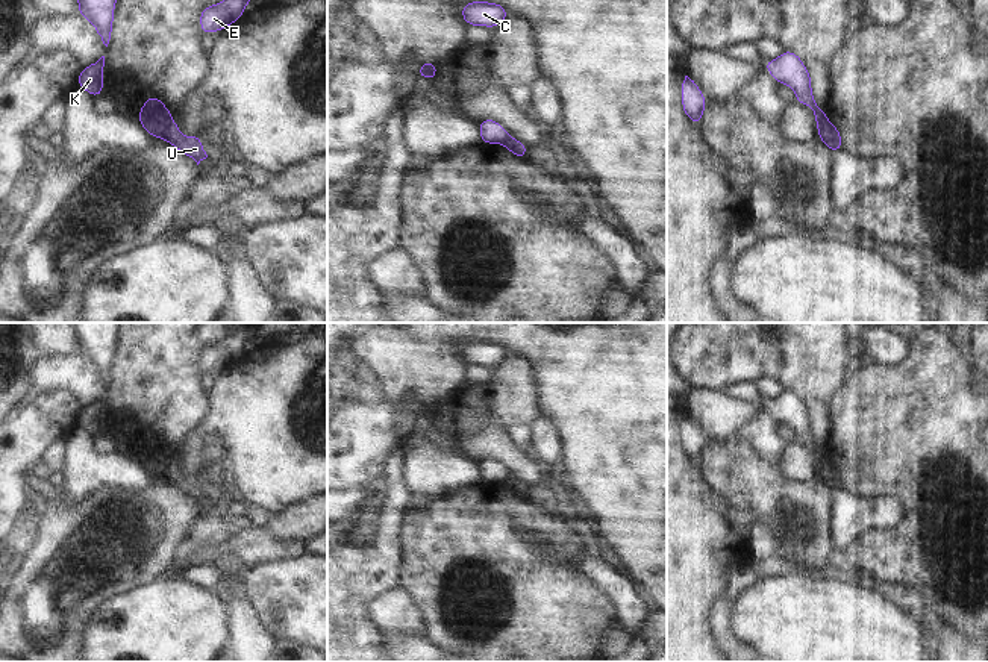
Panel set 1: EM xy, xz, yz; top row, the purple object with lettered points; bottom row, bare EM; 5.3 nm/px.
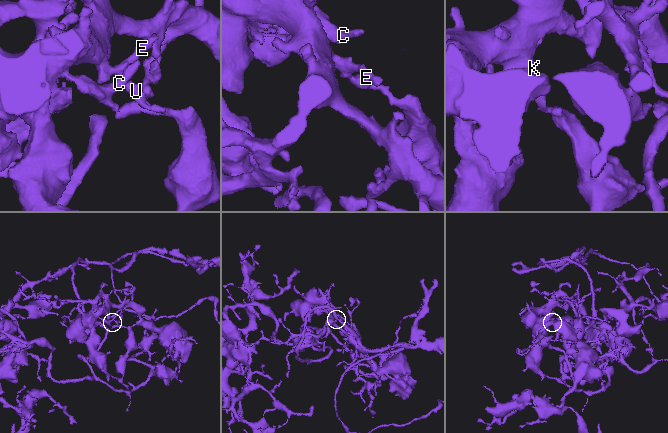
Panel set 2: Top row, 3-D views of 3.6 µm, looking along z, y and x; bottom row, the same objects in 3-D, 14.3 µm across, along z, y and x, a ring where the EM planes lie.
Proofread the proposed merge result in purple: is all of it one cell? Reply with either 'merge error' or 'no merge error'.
merge error

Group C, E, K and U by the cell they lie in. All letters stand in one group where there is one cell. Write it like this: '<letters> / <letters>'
C E K / U

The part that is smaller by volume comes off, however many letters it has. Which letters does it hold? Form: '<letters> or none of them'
U

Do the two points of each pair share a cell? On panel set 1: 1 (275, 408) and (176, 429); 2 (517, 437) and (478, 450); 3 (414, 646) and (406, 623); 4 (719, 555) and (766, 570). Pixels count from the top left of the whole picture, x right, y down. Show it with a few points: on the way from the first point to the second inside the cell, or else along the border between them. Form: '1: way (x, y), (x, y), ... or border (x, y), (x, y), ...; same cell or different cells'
1: border (208, 396), (206, 414), (171, 450); different cells
2: border (502, 427), (522, 449); different cells
3: border (382, 630), (391, 635), (422, 633); different cells
4: border (753, 559), (726, 573), (725, 590); different cells

